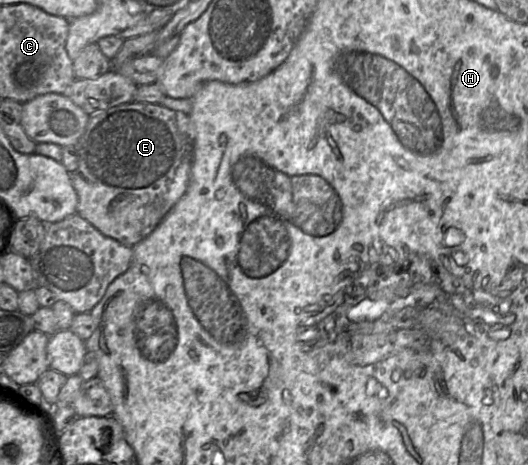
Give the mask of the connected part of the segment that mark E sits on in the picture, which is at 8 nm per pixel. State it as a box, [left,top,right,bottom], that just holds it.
[70,101,193,247]

